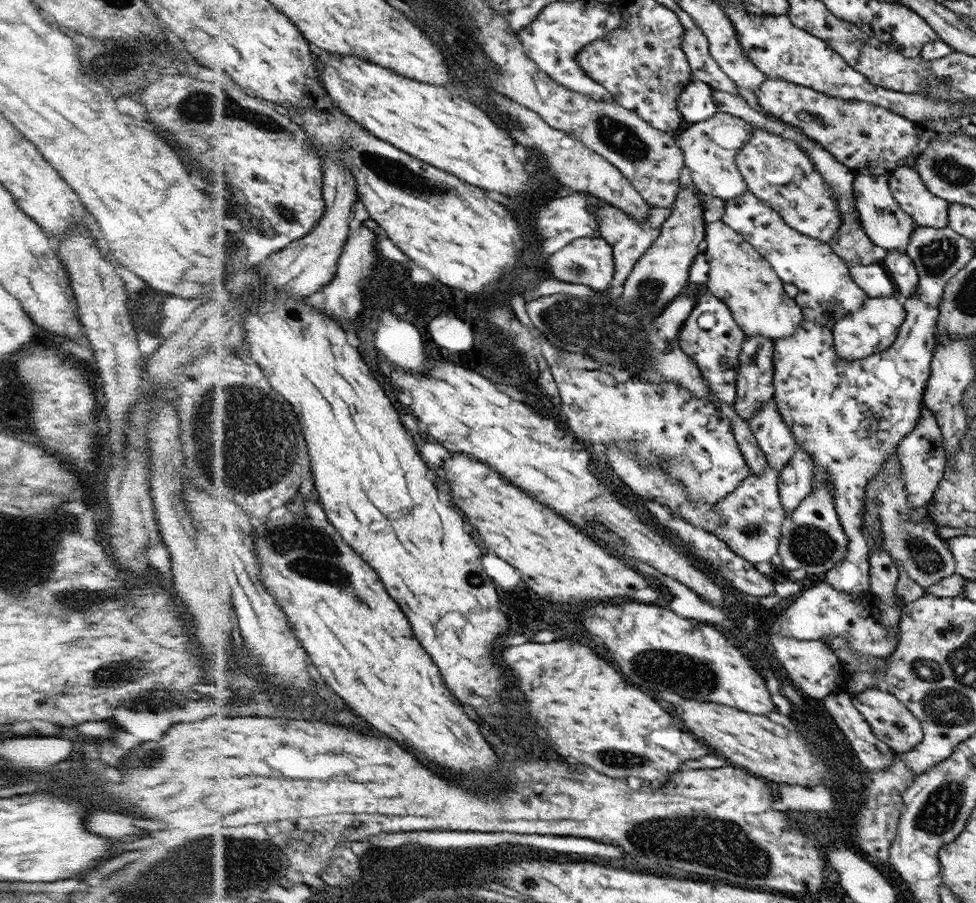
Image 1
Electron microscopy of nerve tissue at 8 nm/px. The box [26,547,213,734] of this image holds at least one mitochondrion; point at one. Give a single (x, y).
(78, 601)

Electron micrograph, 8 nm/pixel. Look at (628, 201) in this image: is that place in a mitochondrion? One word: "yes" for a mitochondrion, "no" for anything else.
no

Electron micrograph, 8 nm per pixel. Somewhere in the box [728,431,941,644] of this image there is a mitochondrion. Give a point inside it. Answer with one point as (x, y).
(807, 542)

